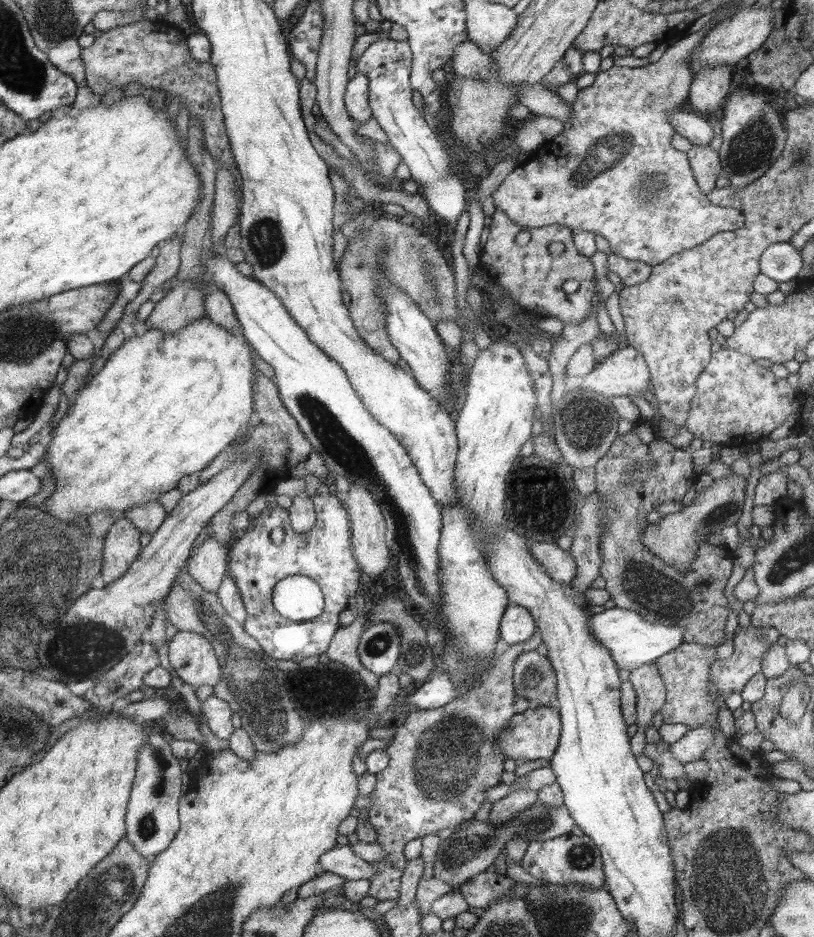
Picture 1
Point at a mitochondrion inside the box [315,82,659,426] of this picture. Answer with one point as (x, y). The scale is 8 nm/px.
(384, 247)

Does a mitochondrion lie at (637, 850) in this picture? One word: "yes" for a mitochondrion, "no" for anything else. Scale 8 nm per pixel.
no

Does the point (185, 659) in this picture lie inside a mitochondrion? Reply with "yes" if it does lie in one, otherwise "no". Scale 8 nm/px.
yes

